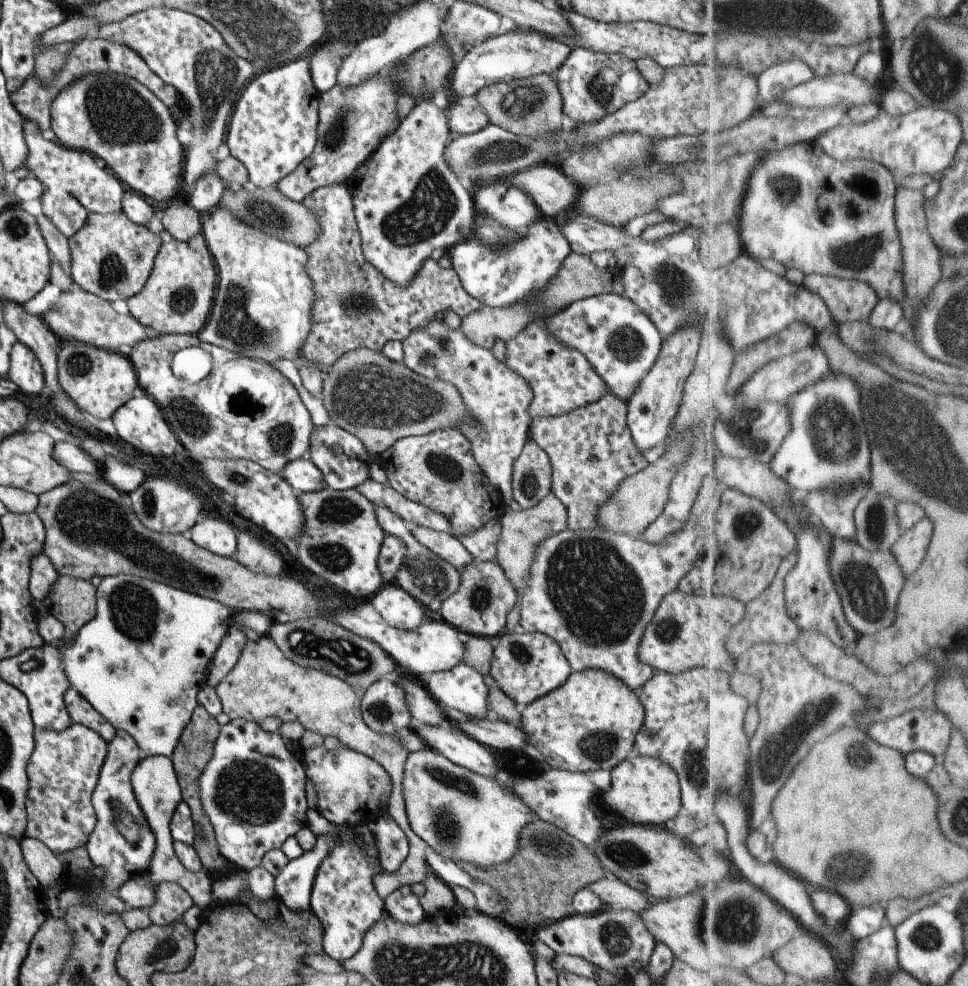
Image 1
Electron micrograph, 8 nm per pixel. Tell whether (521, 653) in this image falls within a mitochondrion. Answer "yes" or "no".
yes

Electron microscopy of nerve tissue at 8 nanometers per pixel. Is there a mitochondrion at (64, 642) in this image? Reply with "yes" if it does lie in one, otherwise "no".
no

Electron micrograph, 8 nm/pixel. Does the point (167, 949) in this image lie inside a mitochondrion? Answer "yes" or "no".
yes

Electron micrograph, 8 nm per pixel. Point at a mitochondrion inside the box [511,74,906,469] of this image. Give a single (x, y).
(736, 433)

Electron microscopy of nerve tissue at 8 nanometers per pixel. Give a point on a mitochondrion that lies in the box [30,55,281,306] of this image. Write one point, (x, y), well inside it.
(118, 114)

